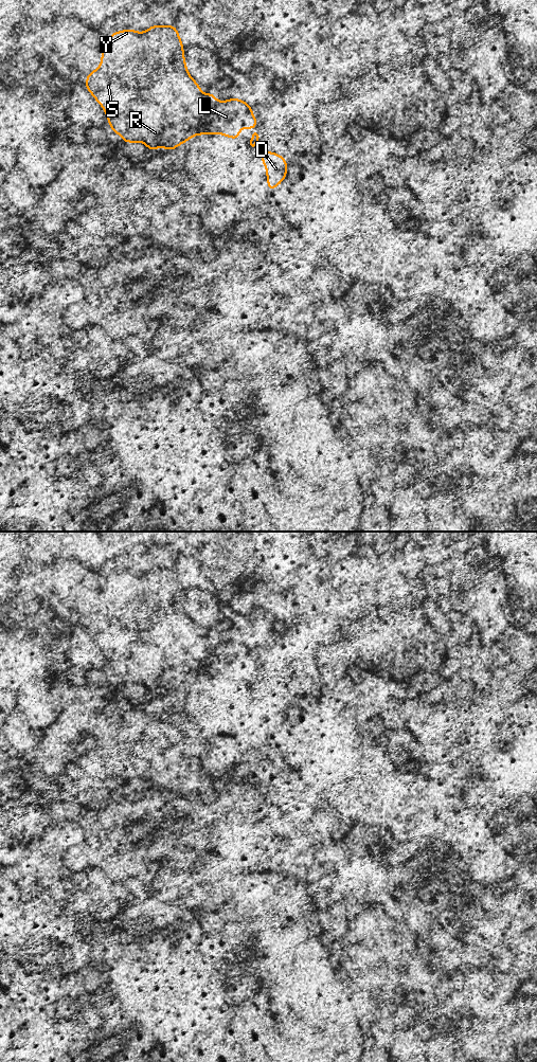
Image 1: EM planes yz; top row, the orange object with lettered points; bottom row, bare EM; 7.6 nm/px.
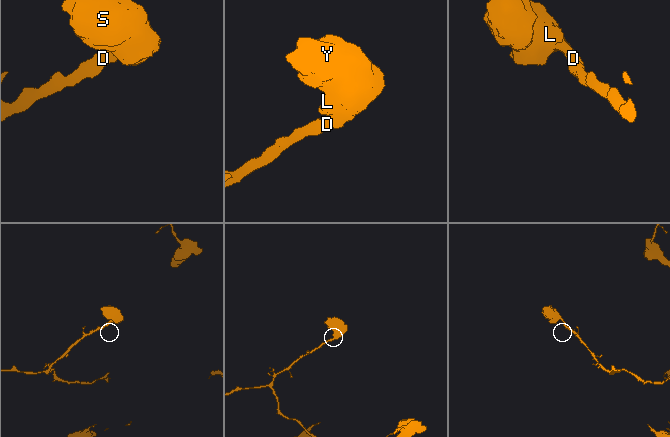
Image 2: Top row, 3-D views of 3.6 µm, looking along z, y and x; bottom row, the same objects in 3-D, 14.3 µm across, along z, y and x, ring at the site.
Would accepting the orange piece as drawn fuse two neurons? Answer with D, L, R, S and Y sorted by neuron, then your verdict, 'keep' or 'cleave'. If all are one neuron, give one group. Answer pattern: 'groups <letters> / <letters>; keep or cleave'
groups D L R S Y; keep

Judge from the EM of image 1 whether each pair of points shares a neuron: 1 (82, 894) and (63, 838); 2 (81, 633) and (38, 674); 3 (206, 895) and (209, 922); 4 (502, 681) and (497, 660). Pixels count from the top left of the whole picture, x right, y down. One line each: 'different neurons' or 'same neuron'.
1: same neuron
2: different neurons
3: different neurons
4: different neurons

